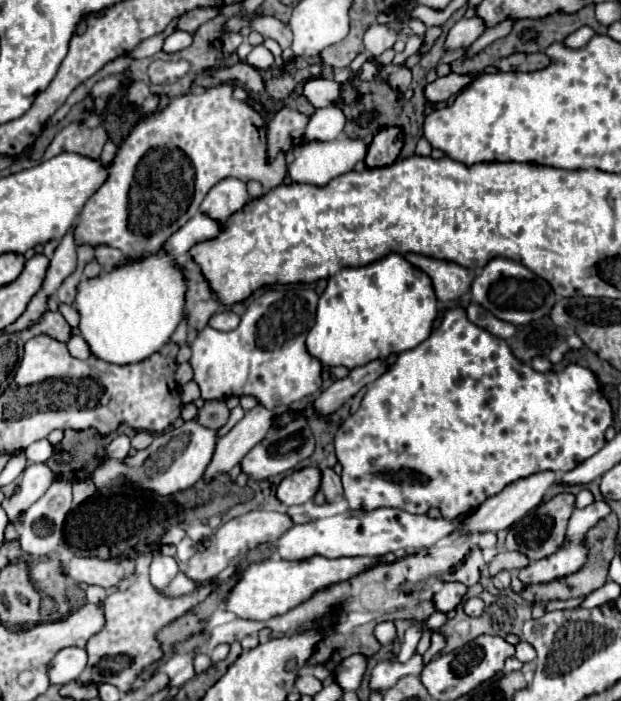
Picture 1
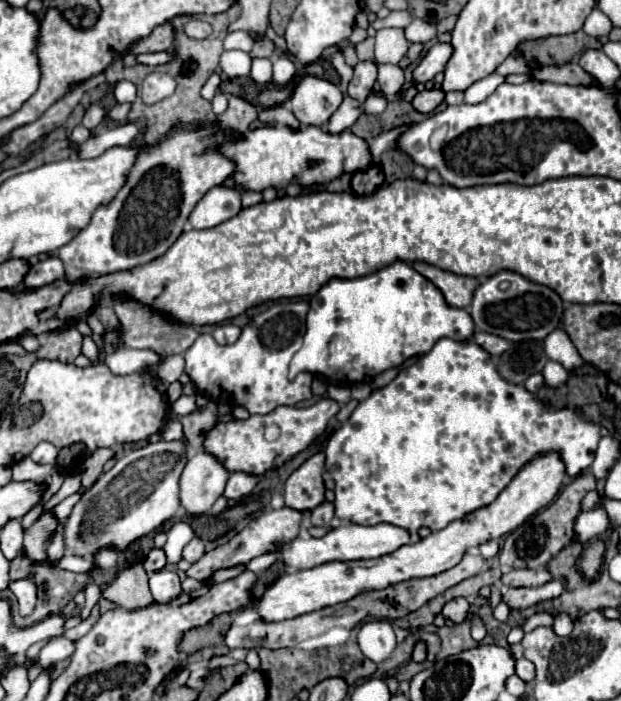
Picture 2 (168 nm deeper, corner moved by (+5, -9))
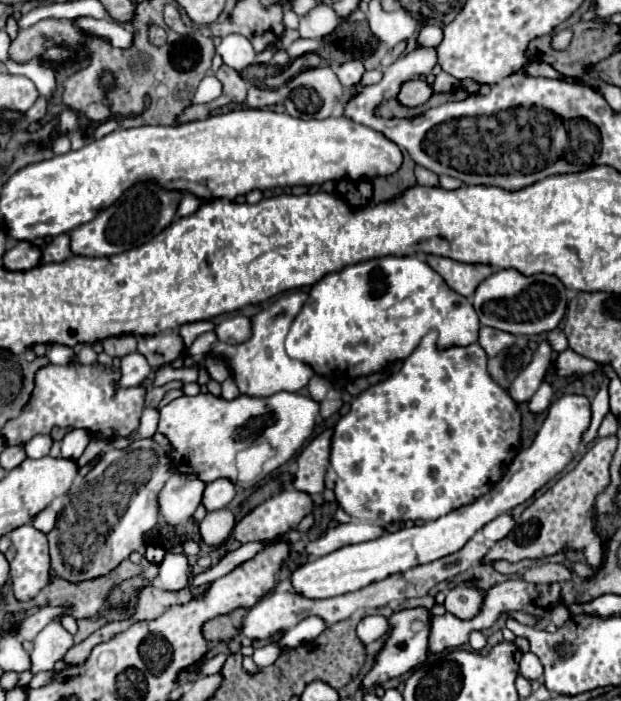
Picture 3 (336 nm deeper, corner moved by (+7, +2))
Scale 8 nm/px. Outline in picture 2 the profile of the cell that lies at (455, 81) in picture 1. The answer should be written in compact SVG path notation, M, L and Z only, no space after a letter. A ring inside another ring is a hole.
M423 89L415 95L413 99L413 107L419 111L419 113L431 113L433 109L437 109L441 103L445 101L445 91L443 89Z

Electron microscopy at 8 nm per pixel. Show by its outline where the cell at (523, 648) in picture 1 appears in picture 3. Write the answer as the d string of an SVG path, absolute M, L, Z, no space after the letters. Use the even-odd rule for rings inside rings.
M533 652L523 654L521 658L521 676L525 676L527 680L537 680L543 676L543 664L539 662L539 658Z

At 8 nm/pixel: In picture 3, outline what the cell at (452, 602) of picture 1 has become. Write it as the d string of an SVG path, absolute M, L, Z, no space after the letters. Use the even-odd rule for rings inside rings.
M455 586L447 592L445 610L461 620L471 620L481 612L485 592L477 586Z

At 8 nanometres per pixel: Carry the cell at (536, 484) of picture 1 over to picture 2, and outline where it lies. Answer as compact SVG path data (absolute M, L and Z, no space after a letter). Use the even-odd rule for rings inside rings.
M541 455L539 459L535 459L535 463L527 463L527 467L523 467L523 471L515 475L515 479L499 493L499 497L491 505L481 507L471 515L465 515L463 521L449 523L445 529L431 533L419 543L403 545L395 553L383 555L379 559L359 559L351 563L333 561L317 565L313 569L283 573L265 589L261 599L253 603L253 609L257 611L261 621L285 621L329 605L349 601L363 591L383 589L387 585L413 577L439 575L441 571L455 567L469 547L479 547L489 539L501 539L503 535L515 531L533 513L547 507L557 495L563 479L565 471L563 463L559 463L559 455Z

